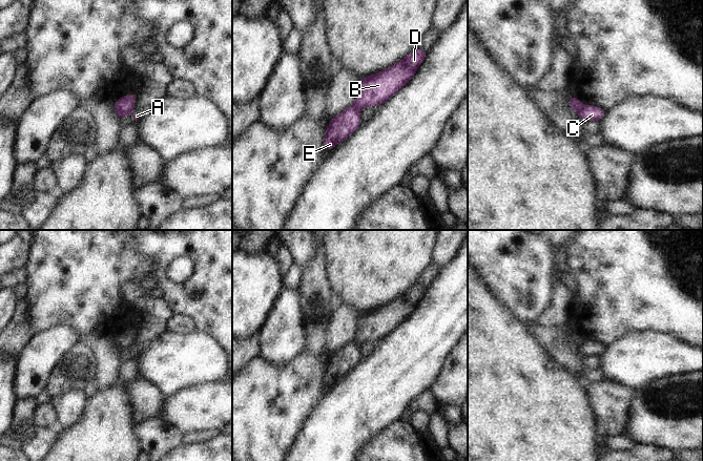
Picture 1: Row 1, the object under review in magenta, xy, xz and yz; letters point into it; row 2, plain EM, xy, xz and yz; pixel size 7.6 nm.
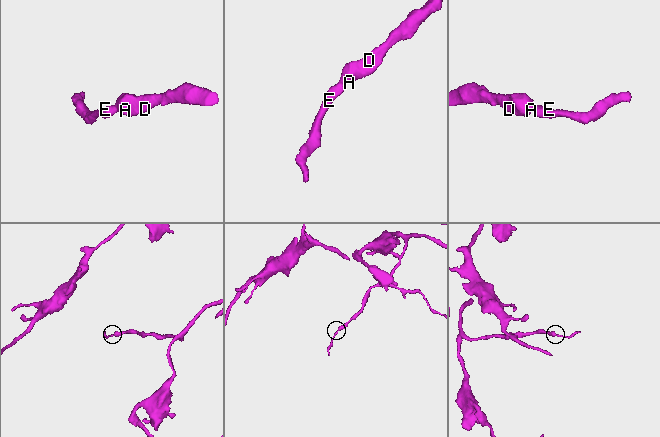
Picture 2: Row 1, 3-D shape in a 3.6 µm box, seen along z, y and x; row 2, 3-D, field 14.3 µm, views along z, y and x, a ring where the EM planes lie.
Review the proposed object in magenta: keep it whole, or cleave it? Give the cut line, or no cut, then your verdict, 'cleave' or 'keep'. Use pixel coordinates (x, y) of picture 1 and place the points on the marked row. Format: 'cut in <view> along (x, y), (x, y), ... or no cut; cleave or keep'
cut in yz along (583, 107), (578, 112); cleave

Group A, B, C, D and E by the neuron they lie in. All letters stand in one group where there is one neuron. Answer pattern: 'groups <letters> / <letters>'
groups A B D / C E

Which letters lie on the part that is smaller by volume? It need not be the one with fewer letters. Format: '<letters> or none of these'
C, E

